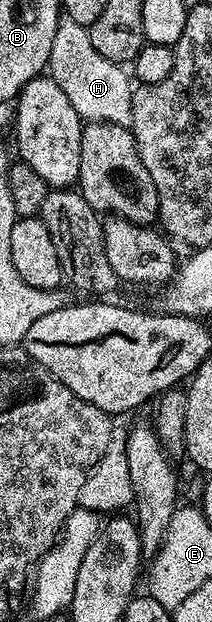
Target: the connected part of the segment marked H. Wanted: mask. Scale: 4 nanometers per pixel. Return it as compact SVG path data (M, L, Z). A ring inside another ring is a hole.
M59 17L56 36L52 39L50 53L49 77L60 84L64 96L68 96L72 108L86 122L111 122L117 126L130 126L132 116L132 78L126 74L119 63L104 60L96 48L92 48L92 40L87 27L76 24L76 20Z

